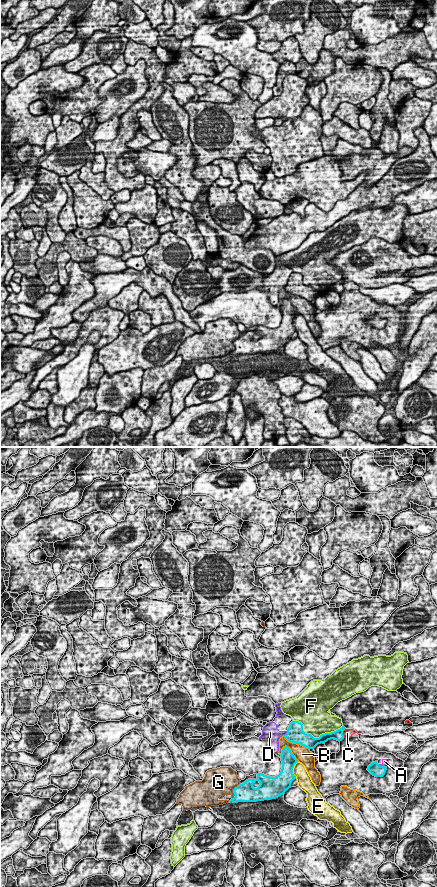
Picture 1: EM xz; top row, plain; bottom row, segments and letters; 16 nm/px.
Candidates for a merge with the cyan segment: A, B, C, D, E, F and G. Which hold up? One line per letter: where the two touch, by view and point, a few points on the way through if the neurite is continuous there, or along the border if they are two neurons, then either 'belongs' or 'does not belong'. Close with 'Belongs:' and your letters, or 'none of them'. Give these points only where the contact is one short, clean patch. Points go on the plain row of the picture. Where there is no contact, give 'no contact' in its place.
A: xz (381, 318) | along xz (378, 316), (384, 318) | does not belong
B: xz (290, 303) | does not belong
C: xz (342, 285) | does not belong
D: xz (286, 285) | along xz (287, 283), (284, 287) | does not belong
E: xz (292, 322) | does not belong
F: xz (315, 290) | does not belong
G: xz (233, 341) | does not belong
Belongs: none of them

